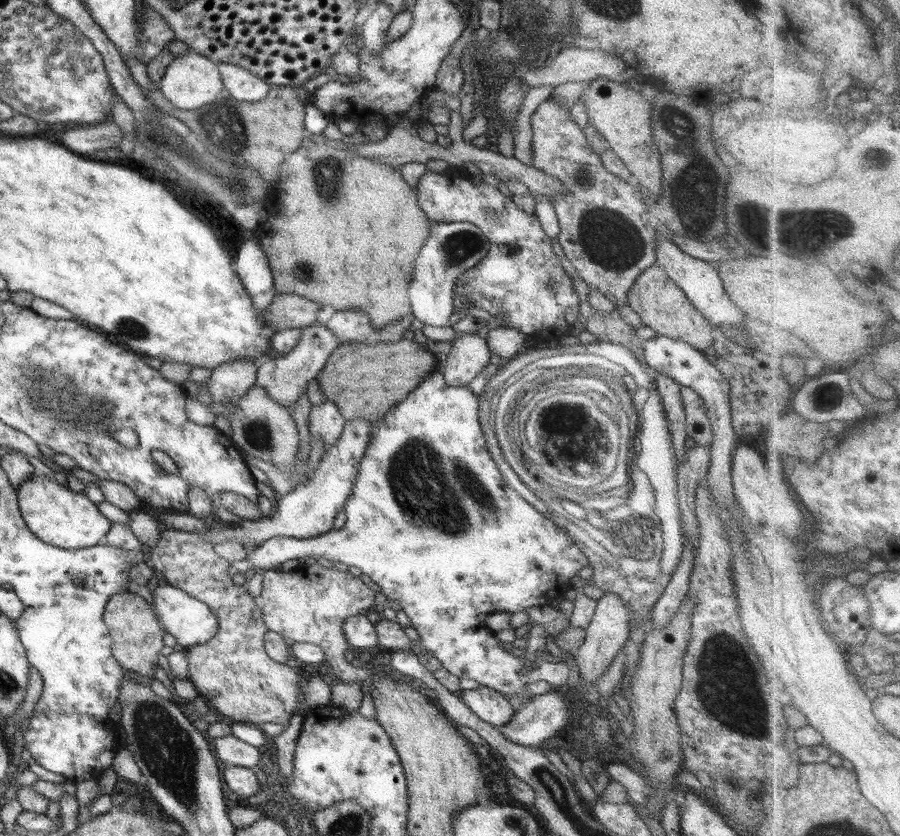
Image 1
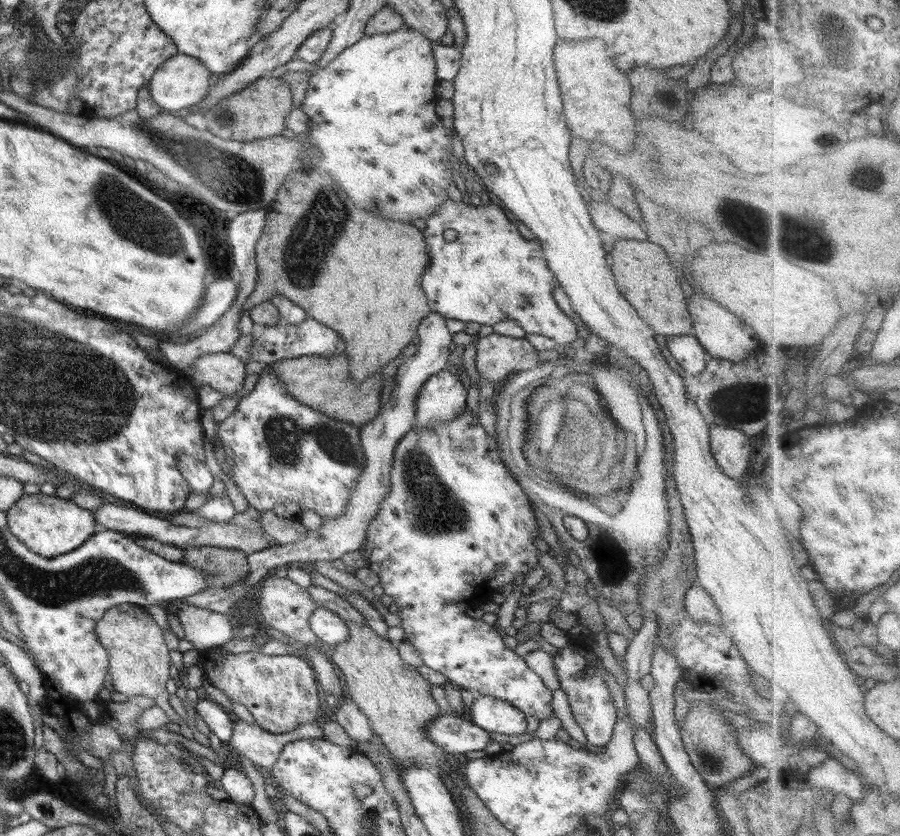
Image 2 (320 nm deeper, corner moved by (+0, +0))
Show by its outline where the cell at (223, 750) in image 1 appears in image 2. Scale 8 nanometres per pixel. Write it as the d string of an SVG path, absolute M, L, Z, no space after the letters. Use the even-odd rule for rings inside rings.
M240 719L234 721L229 743L237 753L249 758L256 766L271 769L283 747L302 738L323 738L323 729L317 723L306 723L292 732L274 734Z

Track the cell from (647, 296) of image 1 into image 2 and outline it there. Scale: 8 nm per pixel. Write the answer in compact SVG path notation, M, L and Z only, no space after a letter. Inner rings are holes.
M619 239L611 248L610 269L615 276L619 292L653 328L655 334L665 337L692 335L693 322L678 276L674 274L668 255L658 244L648 240Z

